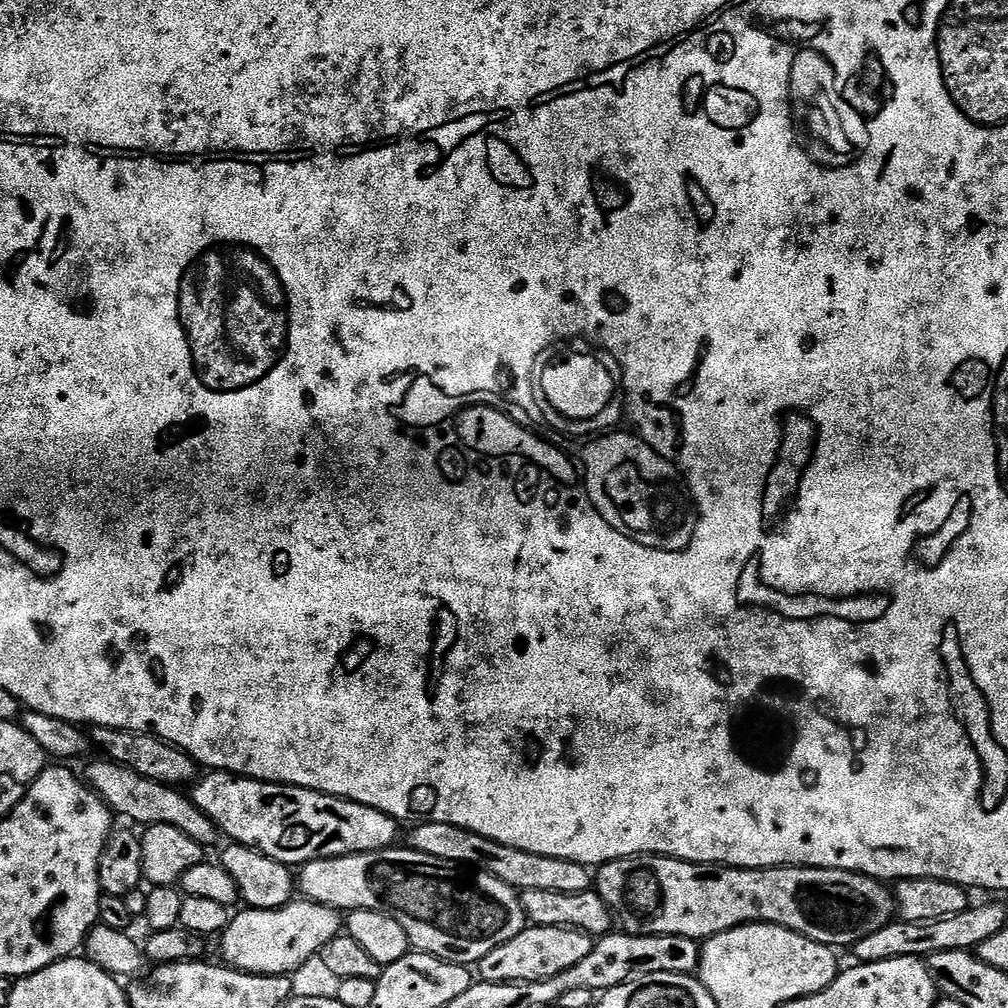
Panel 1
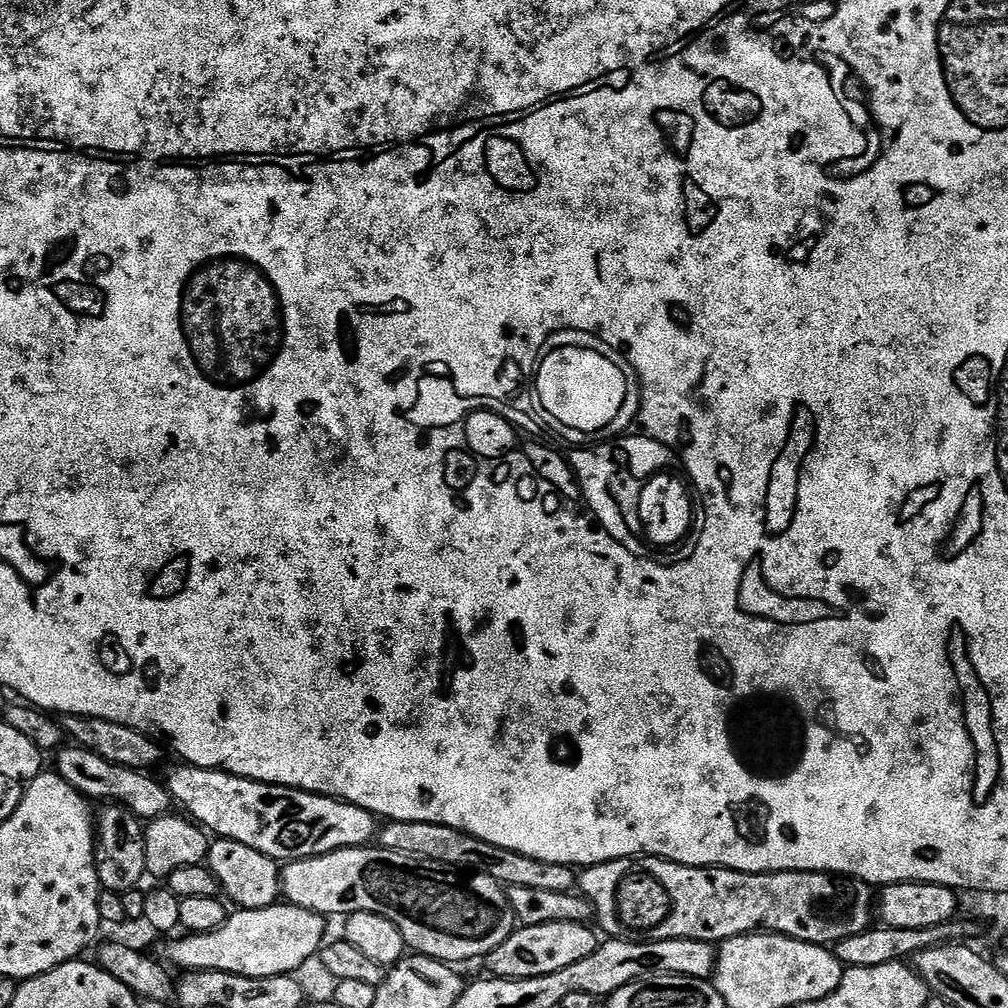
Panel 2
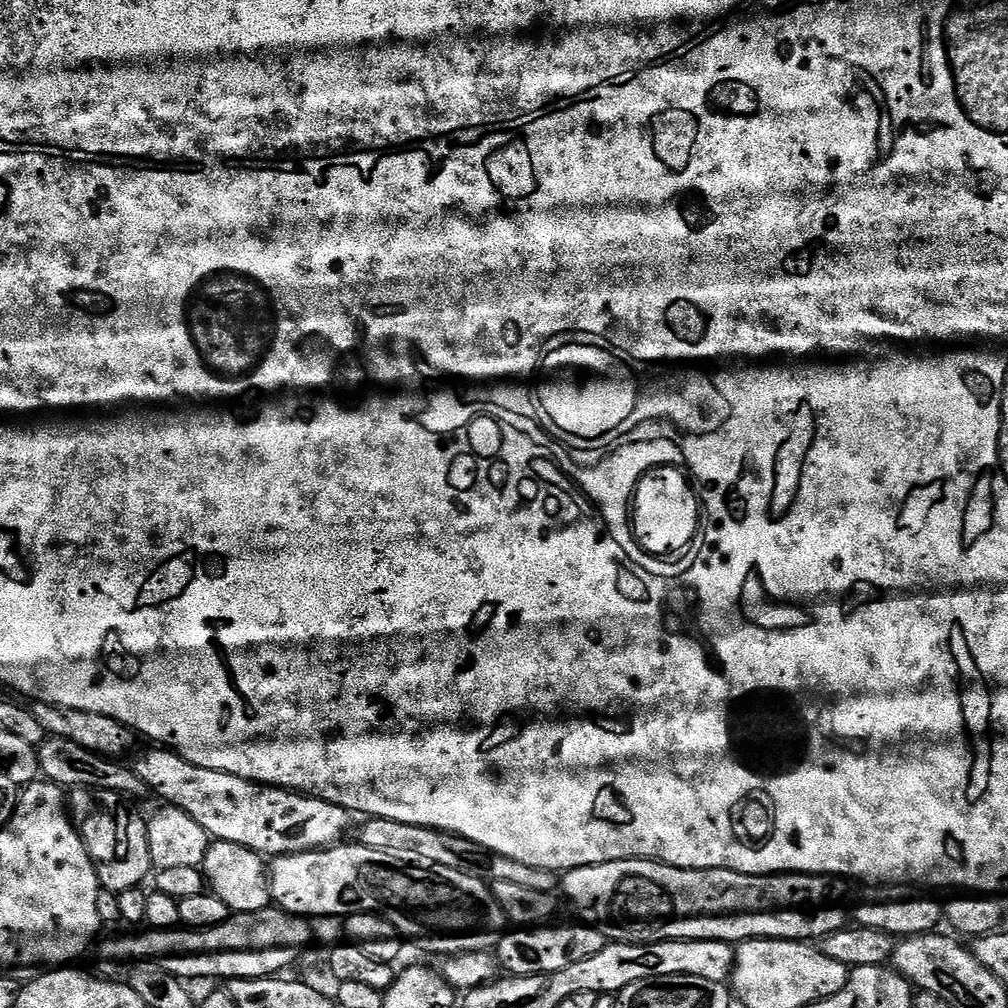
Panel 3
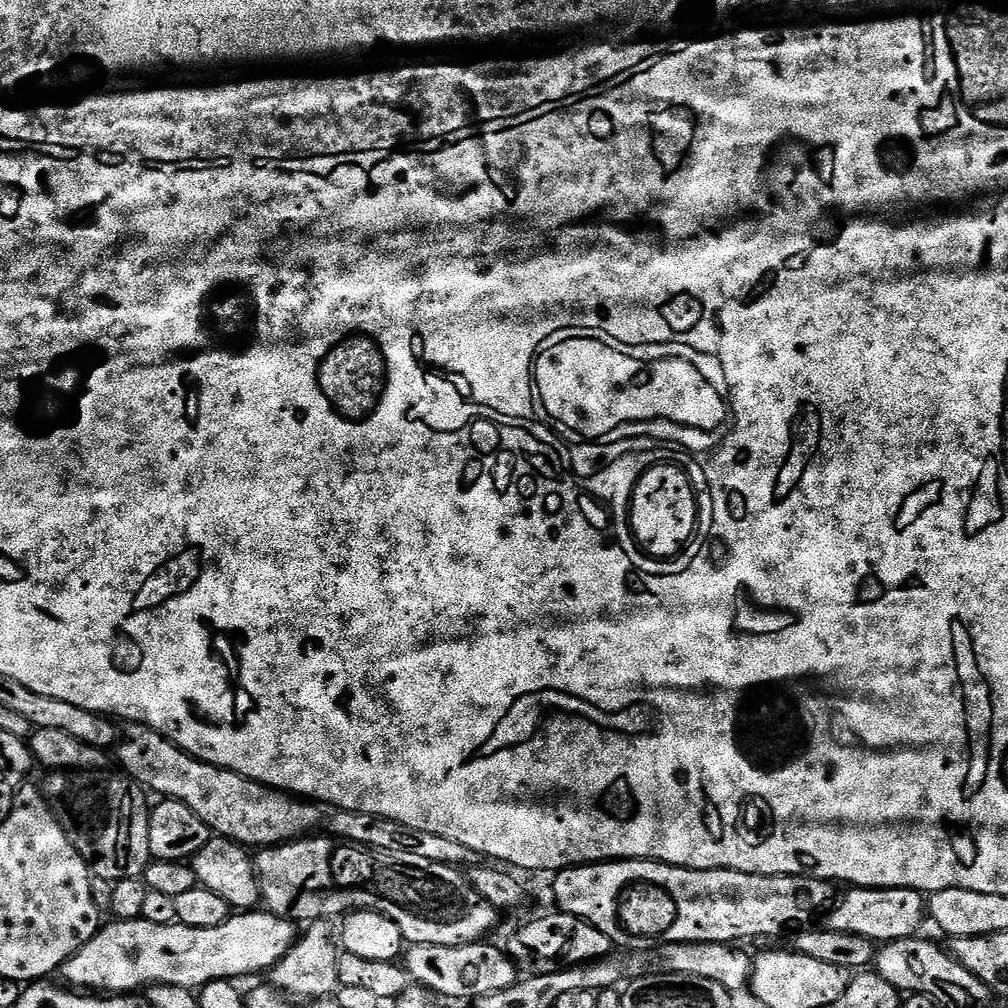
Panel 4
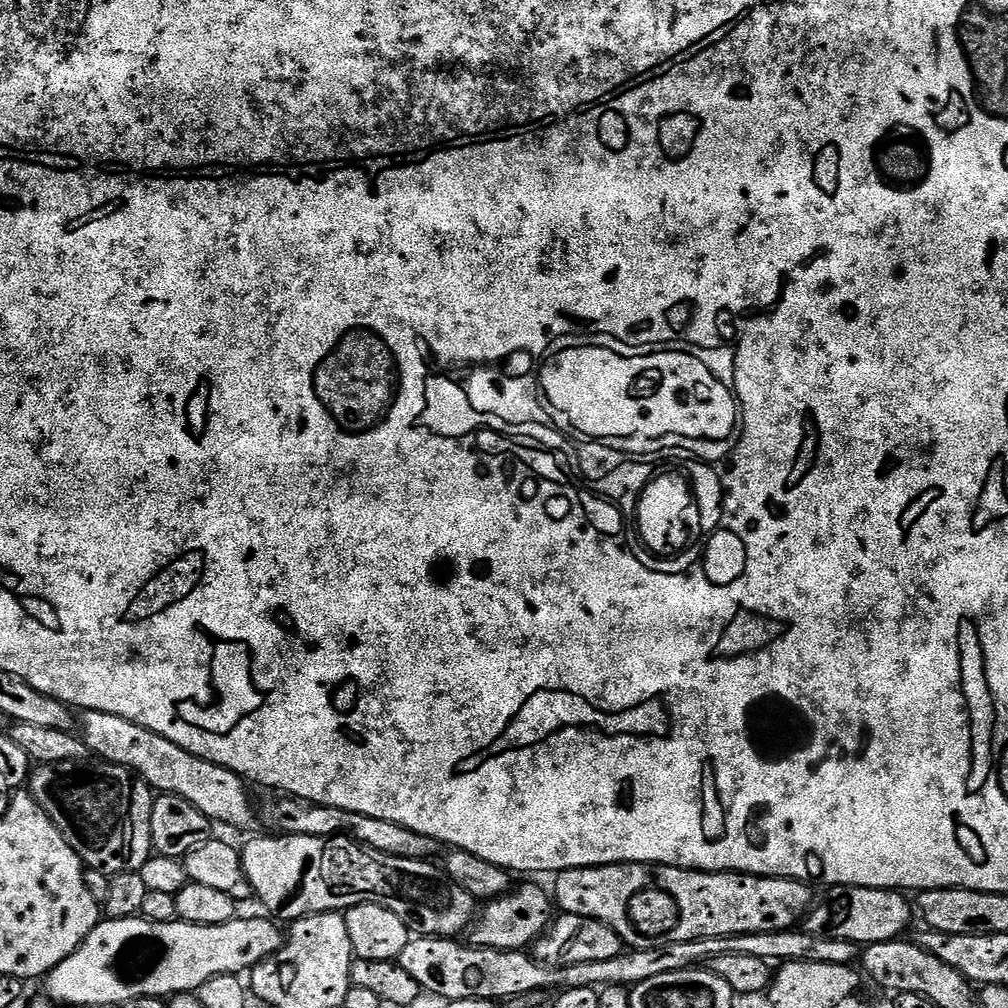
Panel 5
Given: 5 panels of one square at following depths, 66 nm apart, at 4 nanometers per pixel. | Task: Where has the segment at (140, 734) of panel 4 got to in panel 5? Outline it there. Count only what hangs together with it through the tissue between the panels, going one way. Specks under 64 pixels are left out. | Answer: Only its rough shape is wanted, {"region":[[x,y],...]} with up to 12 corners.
{"region":[[83,713],[105,763],[213,822],[251,826],[245,781],[126,718]]}

